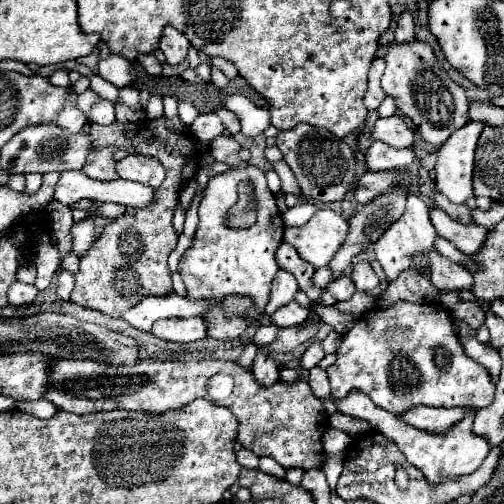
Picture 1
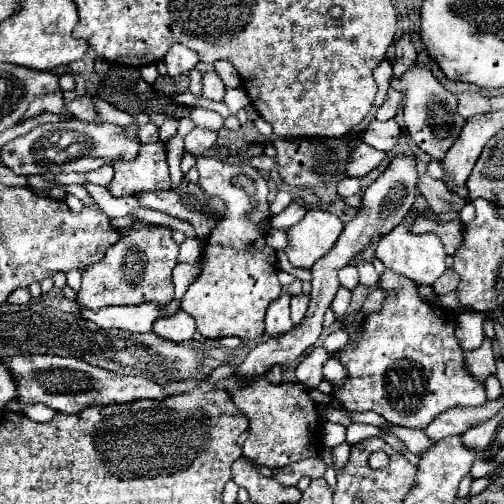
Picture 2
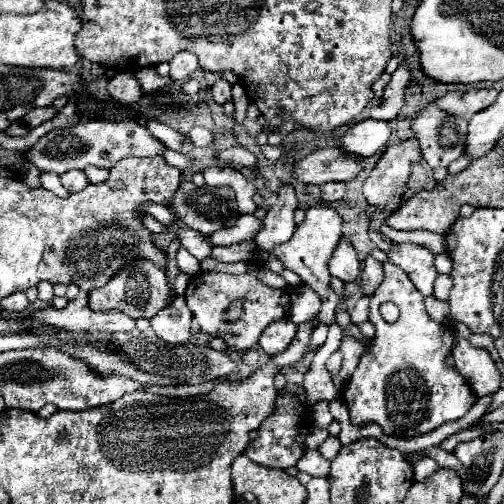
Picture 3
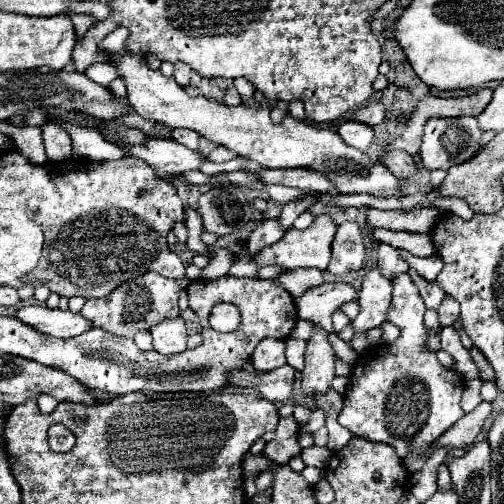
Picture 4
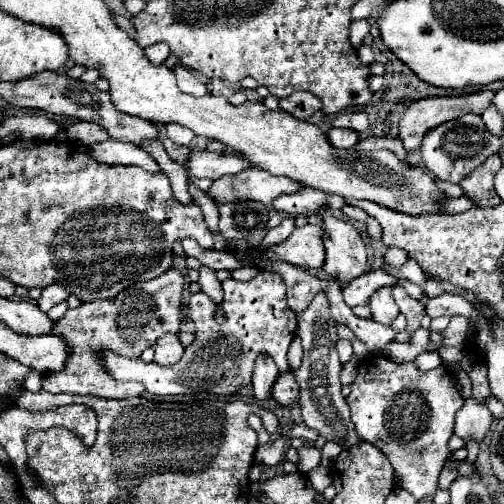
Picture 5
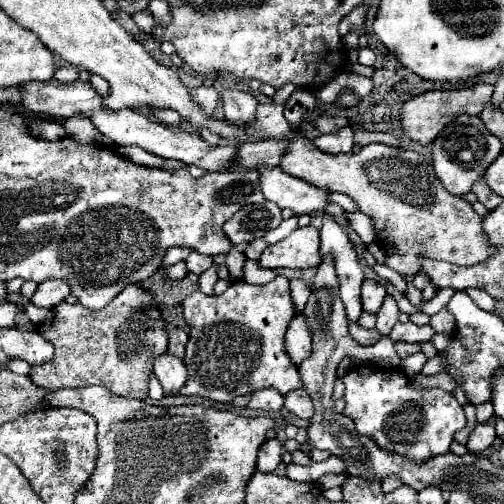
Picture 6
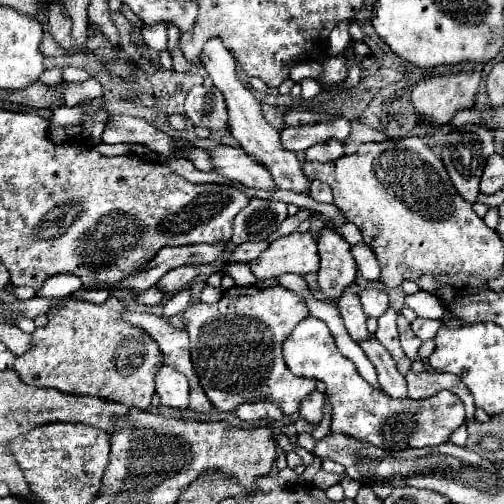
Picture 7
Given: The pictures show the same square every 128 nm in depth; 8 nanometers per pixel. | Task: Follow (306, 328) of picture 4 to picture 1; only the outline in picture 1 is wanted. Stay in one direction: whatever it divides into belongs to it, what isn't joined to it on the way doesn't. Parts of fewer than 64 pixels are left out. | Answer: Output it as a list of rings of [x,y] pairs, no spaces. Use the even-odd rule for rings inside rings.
[[[318,210],[304,226],[286,228],[284,242],[292,244],[298,250],[298,254],[312,266],[326,266],[326,262],[330,262],[332,256],[338,252],[338,248],[344,244],[346,236],[348,236],[348,222],[342,214],[334,210]]]

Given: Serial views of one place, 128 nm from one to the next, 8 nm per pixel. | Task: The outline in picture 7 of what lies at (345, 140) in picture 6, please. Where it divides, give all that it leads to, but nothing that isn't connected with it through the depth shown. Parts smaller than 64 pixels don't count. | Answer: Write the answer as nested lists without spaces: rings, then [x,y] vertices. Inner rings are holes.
[[[328,140],[328,144],[314,144],[306,150],[306,160],[316,162],[332,162],[344,156],[344,142],[342,140]]]

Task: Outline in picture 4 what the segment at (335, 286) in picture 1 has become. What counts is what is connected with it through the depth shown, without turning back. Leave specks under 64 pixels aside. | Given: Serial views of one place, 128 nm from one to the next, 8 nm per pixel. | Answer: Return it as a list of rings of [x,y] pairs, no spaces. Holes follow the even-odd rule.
[[[344,222],[332,242],[332,260],[328,264],[330,274],[348,274],[360,270],[364,264],[362,232],[356,222]]]

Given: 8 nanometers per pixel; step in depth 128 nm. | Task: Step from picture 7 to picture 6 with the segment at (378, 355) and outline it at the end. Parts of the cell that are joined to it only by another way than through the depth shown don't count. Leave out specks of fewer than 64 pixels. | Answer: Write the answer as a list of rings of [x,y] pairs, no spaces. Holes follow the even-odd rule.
[[[348,320],[348,330],[350,330],[350,336],[358,342],[358,344],[362,344],[362,346],[368,346],[368,344],[376,344],[380,338],[382,338],[382,334],[380,332],[376,332],[374,328],[372,330],[366,330],[366,328],[362,328],[360,324],[352,324],[352,320]]]

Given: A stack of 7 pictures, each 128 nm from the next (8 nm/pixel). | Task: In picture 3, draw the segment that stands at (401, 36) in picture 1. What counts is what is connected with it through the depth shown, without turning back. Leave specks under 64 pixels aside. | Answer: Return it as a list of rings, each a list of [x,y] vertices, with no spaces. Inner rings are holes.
[[[400,62],[400,66],[396,68],[396,72],[392,74],[390,84],[384,90],[382,96],[382,104],[372,108],[370,116],[378,118],[378,120],[392,120],[400,114],[402,106],[404,106],[404,90],[408,88],[410,82],[410,68],[406,62]]]

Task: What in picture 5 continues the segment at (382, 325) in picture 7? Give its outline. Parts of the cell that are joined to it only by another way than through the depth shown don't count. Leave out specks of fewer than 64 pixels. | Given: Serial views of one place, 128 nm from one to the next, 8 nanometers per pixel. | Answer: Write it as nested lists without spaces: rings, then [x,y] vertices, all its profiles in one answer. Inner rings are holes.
[[[392,286],[378,288],[368,300],[368,308],[372,310],[372,320],[378,324],[390,324],[398,316],[398,306],[392,298]],[[424,352],[416,358],[416,364],[420,370],[432,370],[442,364],[442,358],[438,352]]]

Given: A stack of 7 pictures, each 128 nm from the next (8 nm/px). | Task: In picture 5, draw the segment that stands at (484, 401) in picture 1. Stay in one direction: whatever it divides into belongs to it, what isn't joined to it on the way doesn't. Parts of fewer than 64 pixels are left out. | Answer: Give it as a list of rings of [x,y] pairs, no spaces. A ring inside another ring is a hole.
[[[394,286],[394,300],[396,300],[398,308],[400,308],[400,314],[406,316],[406,330],[408,332],[418,330],[420,320],[426,316],[424,306],[418,300],[410,298],[402,286]],[[370,354],[360,362],[346,402],[358,436],[388,456],[402,486],[416,500],[434,496],[438,474],[444,460],[450,458],[448,440],[454,434],[454,416],[464,404],[452,374],[444,366],[420,372],[414,362],[394,362],[384,354]]]

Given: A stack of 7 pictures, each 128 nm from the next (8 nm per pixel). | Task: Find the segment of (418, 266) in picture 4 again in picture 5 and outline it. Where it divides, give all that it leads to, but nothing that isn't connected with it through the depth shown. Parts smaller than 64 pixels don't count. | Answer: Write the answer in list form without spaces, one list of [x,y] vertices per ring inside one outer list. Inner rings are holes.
[[[428,276],[428,284],[426,284],[424,292],[428,296],[438,296],[442,292],[455,292],[455,289],[448,286],[447,282],[438,282],[438,280],[432,280],[432,276]]]

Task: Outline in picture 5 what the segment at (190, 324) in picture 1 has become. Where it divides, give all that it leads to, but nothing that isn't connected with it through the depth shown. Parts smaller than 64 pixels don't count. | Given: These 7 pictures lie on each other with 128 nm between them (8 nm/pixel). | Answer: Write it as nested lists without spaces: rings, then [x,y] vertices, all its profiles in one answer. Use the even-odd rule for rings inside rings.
[[[164,334],[160,336],[160,340],[154,344],[154,360],[162,366],[168,366],[168,364],[174,364],[182,358],[184,354],[184,346],[180,344],[180,338],[178,334]]]

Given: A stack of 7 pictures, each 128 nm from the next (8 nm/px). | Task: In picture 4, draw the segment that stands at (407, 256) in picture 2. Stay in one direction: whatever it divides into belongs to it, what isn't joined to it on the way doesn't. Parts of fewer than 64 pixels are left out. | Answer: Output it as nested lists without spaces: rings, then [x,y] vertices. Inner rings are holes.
[[[410,270],[408,274],[412,276],[412,282],[418,286],[420,296],[422,296],[426,308],[438,308],[440,302],[442,302],[442,298],[444,298],[444,292],[438,288],[438,284],[424,280],[424,278],[422,278],[418,272],[414,272],[414,270]]]

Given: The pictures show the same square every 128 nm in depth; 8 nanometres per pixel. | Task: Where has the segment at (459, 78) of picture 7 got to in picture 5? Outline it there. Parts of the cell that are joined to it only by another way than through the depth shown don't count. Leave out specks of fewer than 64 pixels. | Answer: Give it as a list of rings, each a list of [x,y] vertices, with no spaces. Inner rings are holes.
[[[480,90],[464,96],[416,100],[404,110],[398,138],[402,140],[406,150],[416,150],[420,148],[422,138],[430,128],[440,126],[442,122],[454,120],[456,116],[462,116],[468,112],[482,114],[490,106],[492,96],[494,96],[492,90]]]

